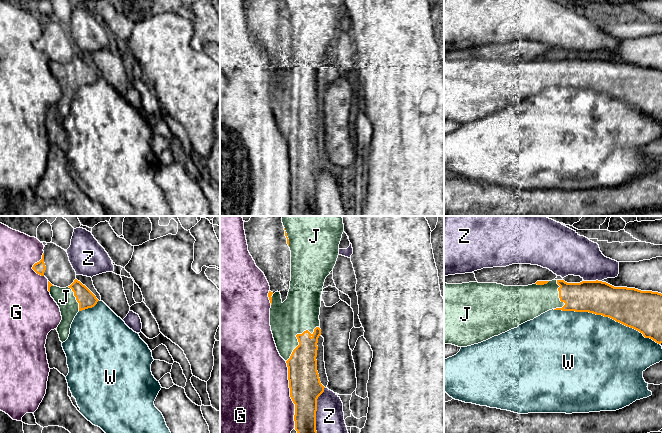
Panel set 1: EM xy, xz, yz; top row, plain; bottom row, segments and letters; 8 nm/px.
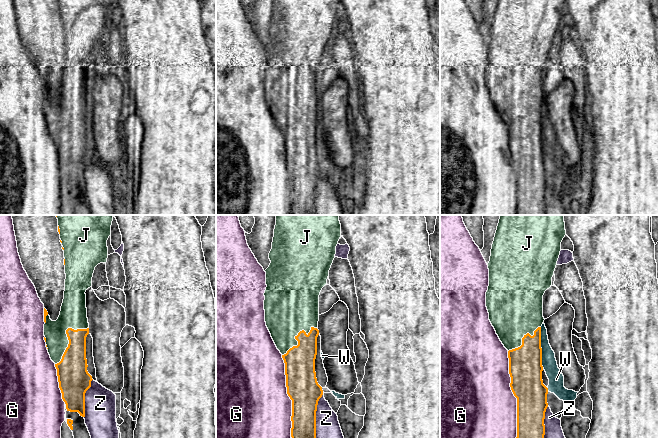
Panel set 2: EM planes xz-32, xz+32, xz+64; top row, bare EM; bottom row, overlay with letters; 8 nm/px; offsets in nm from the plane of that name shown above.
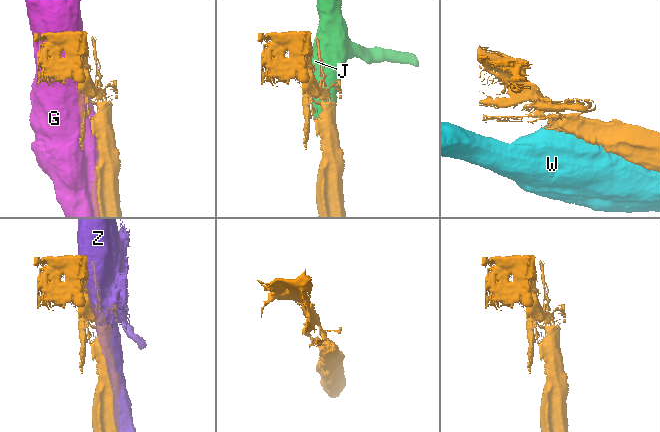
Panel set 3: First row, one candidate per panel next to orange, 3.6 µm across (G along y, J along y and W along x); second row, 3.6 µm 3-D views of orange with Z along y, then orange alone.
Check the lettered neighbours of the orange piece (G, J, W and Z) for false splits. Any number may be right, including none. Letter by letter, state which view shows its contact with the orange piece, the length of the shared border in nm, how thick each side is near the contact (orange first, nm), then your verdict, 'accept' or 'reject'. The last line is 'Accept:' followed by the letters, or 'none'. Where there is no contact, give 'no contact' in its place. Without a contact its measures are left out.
G: xz | 550 nm | 260/500 nm | reject
J: xz | 380 nm | 240/300 nm | accept
W: yz | 900 nm | 300/480 nm | reject
Z: xz | 400 nm | 260/260 nm | reject
Accept: J

